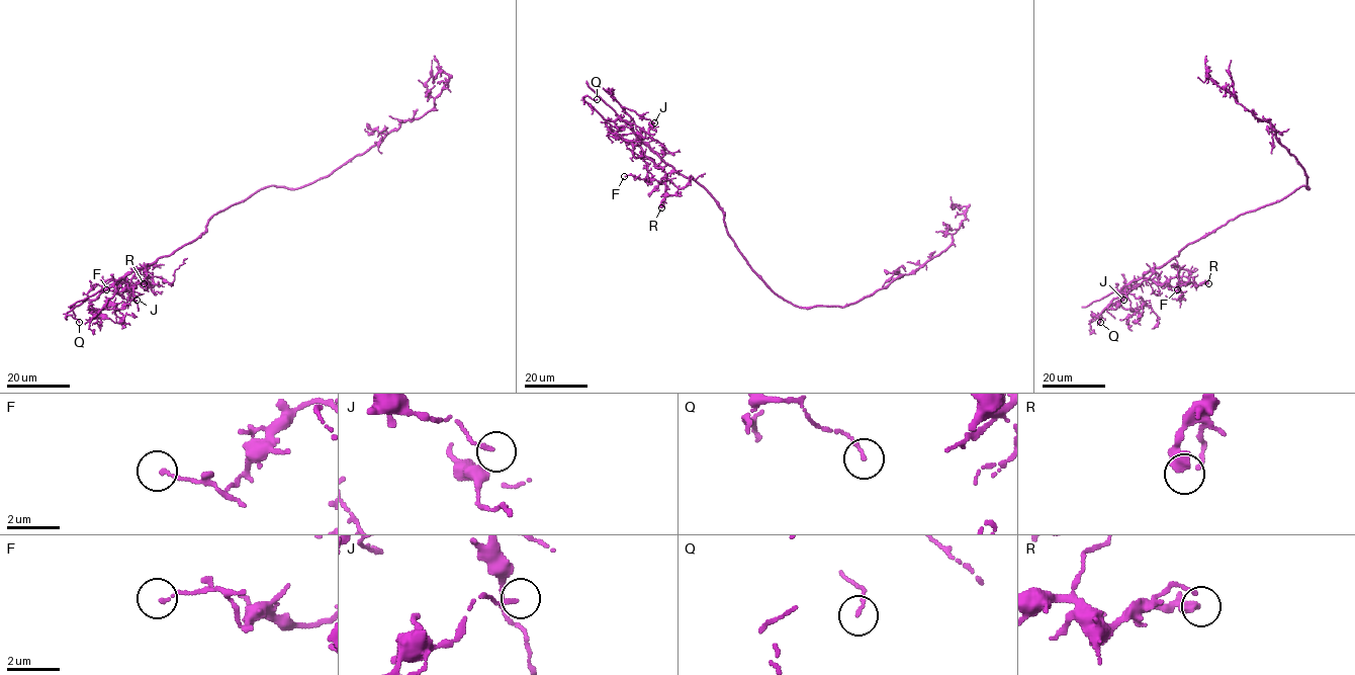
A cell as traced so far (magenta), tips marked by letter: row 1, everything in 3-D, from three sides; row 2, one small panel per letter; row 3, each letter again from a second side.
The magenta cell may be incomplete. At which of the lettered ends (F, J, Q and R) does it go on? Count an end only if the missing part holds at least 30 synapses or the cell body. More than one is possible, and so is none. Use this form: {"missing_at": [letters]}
{"missing_at": []}

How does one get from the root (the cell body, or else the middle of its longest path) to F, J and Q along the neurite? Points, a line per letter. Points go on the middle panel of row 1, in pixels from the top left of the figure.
F: (758, 275), (727, 233), (719, 203), (643, 143), (646, 176), (624, 176)
J: (758, 275), (727, 233), (719, 203), (703, 187), (683, 176), (643, 144), (623, 107), (654, 122)
Q: (758, 275), (727, 233), (719, 203), (643, 144), (627, 122), (606, 120), (584, 97), (597, 99)

